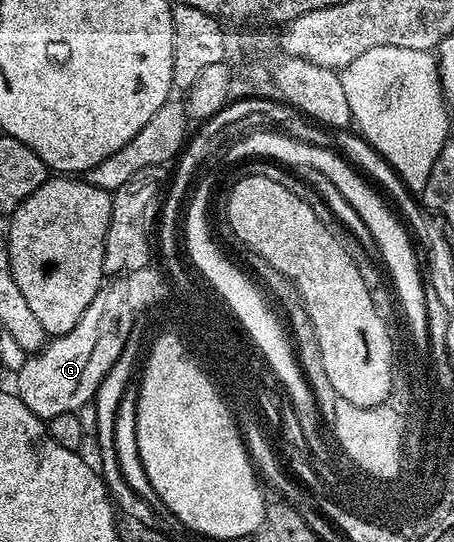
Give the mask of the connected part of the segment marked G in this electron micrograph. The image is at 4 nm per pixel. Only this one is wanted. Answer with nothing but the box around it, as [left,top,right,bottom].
[16,336,127,421]

